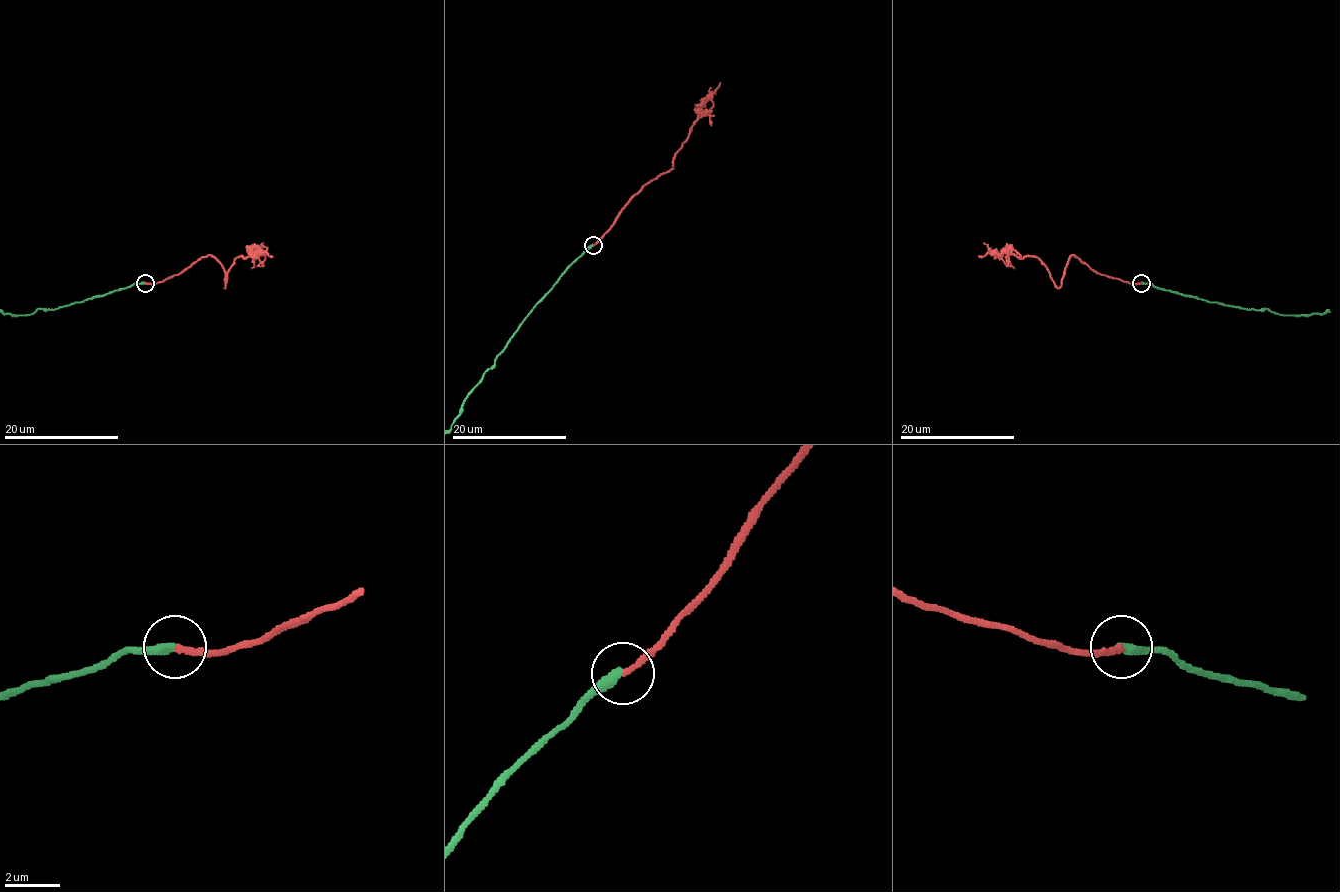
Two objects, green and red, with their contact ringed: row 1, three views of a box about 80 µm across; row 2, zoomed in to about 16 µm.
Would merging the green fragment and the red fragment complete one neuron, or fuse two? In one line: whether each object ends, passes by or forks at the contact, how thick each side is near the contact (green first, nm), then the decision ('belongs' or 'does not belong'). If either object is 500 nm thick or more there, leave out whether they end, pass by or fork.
green ends; red ends; calibres 360 and 220 nm; belongs

